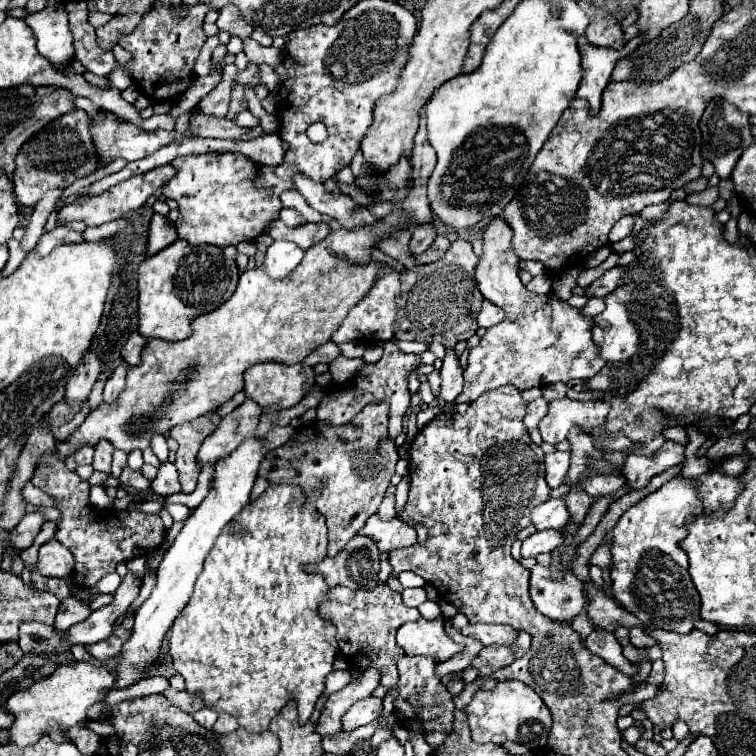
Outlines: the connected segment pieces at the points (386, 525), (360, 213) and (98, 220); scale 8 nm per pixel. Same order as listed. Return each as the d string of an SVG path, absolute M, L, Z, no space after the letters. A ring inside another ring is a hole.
M376 514L368 518L366 526L358 532L368 538L372 538L380 552L390 552L396 548L406 548L416 542L416 530L414 526L394 518L388 522L382 522Z
M294 174L294 184L314 210L338 220L346 230L354 230L358 226L372 226L376 222L376 218L366 208L358 208L358 204L352 202L350 196L328 194L322 184L312 182L304 174Z
M170 164L166 166L160 166L160 168L154 168L150 172L144 172L144 174L138 174L138 176L132 176L112 188L108 188L106 192L102 192L100 196L92 196L88 200L84 200L82 204L74 204L74 206L64 206L60 210L60 216L66 218L66 220L82 220L86 226L100 226L100 224L106 224L106 222L112 222L112 220L120 220L120 218L126 218L128 212L132 210L138 210L152 194L156 194L170 178L174 176L174 170Z

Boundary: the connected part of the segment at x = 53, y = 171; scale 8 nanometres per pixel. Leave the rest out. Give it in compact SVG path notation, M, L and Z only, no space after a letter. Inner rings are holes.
M74 108L62 118L46 124L36 136L32 136L20 148L16 156L16 170L12 176L14 194L22 206L34 208L36 202L52 188L70 186L84 174L92 174L98 168L94 142L90 138L90 118L84 110Z

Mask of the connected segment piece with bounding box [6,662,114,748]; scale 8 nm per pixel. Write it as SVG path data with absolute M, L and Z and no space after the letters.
M78 662L76 666L58 666L48 678L34 682L26 690L14 692L6 704L6 710L14 716L14 722L8 728L8 744L24 748L38 742L42 734L50 734L52 740L62 742L70 726L80 726L82 720L88 718L88 708L102 700L104 692L112 688L112 682L114 674L106 666L96 668L88 662Z

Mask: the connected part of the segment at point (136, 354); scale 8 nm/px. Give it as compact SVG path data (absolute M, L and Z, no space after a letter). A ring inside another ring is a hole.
M132 330L132 334L128 336L128 340L126 340L126 344L122 346L122 352L120 352L124 362L128 362L130 366L140 362L140 352L142 352L144 344L146 344L146 338L140 336L136 330Z

